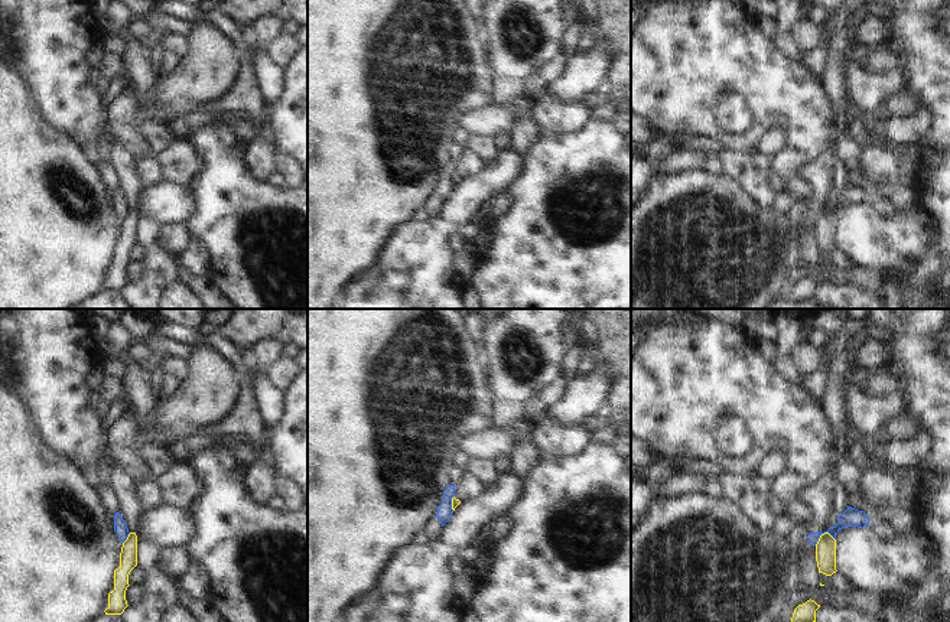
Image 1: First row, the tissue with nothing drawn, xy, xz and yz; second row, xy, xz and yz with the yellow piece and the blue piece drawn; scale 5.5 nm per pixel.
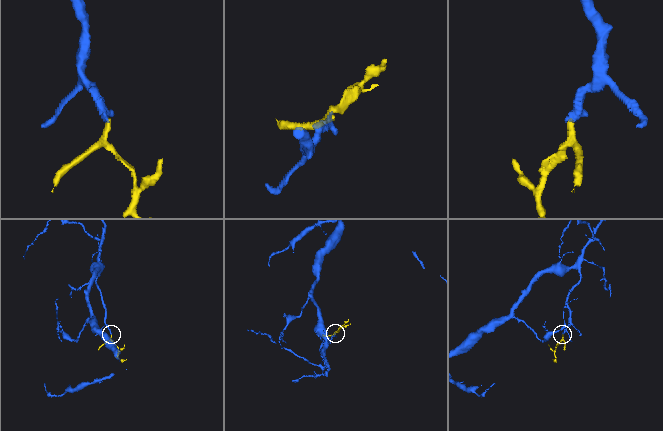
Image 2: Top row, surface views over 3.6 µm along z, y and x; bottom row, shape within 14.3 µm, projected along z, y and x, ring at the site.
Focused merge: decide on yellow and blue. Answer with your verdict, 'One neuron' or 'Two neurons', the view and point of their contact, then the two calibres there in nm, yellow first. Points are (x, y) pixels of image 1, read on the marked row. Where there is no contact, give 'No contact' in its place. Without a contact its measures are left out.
Two neurons. Touches yellow at yz (822, 534). Thickness 110 nm (yellow) against 100 nm.

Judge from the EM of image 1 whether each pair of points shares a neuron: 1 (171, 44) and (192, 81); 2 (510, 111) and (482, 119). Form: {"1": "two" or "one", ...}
{"1": "two", "2": "one"}

